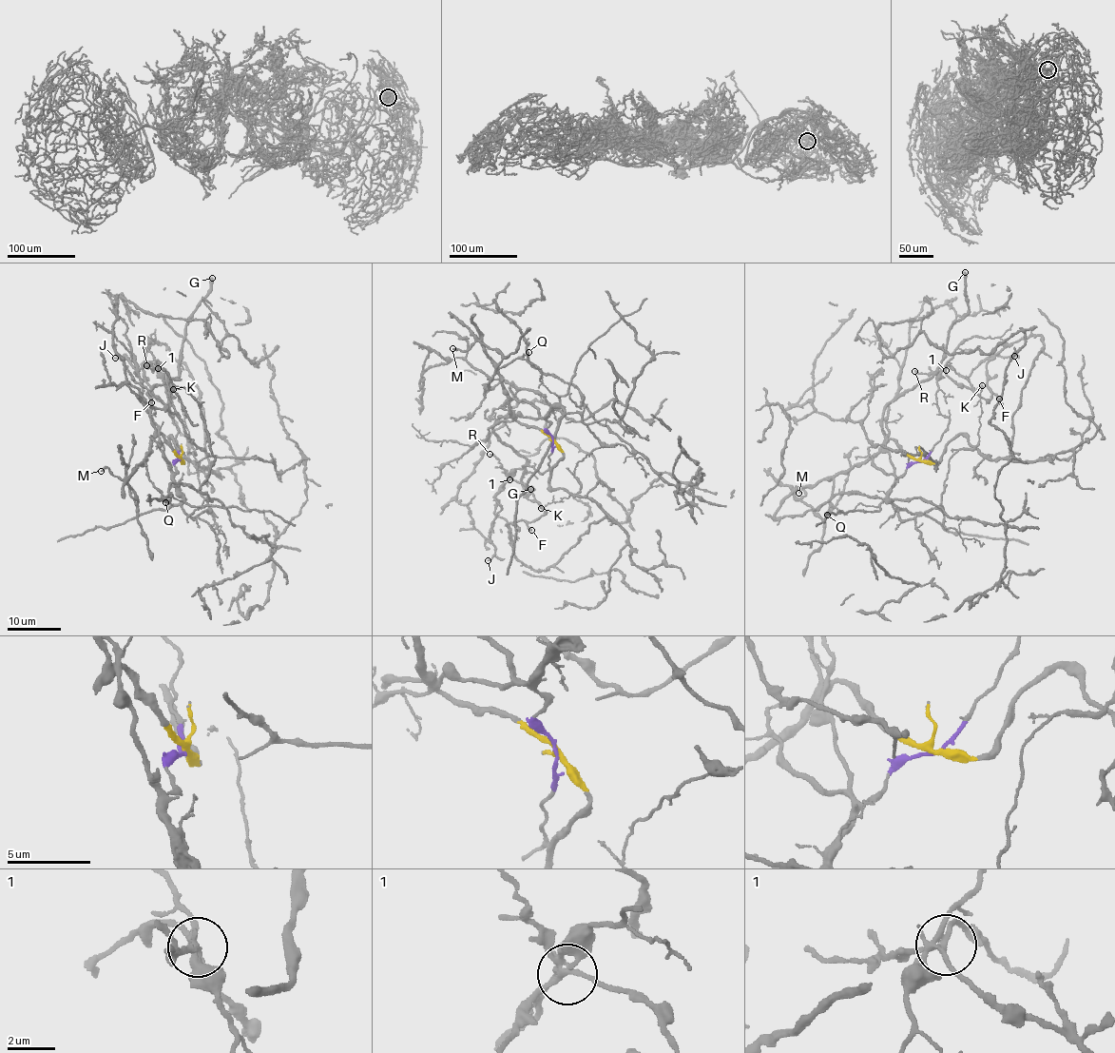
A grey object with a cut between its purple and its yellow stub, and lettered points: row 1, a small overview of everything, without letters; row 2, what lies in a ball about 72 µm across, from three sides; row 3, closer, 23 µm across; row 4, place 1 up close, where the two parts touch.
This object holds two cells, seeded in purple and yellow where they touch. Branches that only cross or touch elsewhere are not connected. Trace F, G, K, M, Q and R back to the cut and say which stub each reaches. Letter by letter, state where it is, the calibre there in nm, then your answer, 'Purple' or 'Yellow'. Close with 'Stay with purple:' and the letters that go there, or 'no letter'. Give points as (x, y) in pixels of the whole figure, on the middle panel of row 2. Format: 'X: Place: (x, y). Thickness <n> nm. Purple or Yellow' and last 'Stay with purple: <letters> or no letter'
F: Place: (531, 530). Thickness 220 nm. Yellow
G: Place: (530, 489). Thickness 480 nm. Yellow
K: Place: (541, 508). Thickness 280 nm. Yellow
M: Place: (452, 348). Thickness 160 nm. Yellow
Q: Place: (528, 352). Thickness 150 nm. Yellow
R: Place: (490, 454). Thickness 190 nm. Yellow
Stay with purple: no letter

